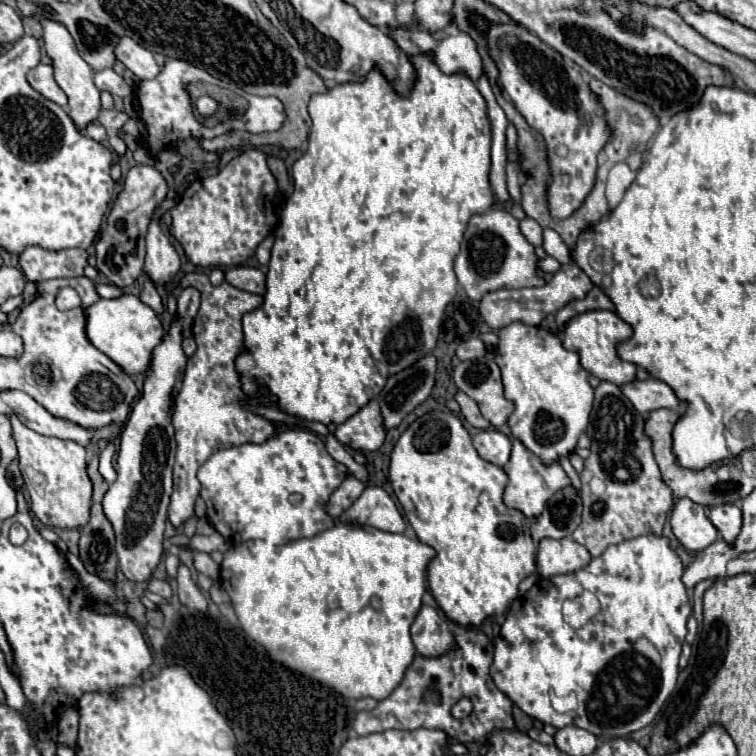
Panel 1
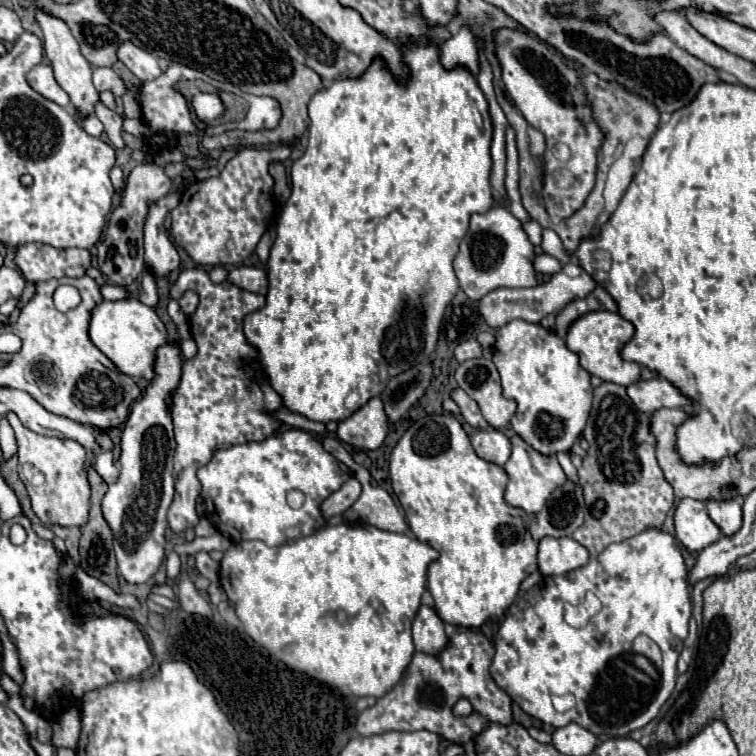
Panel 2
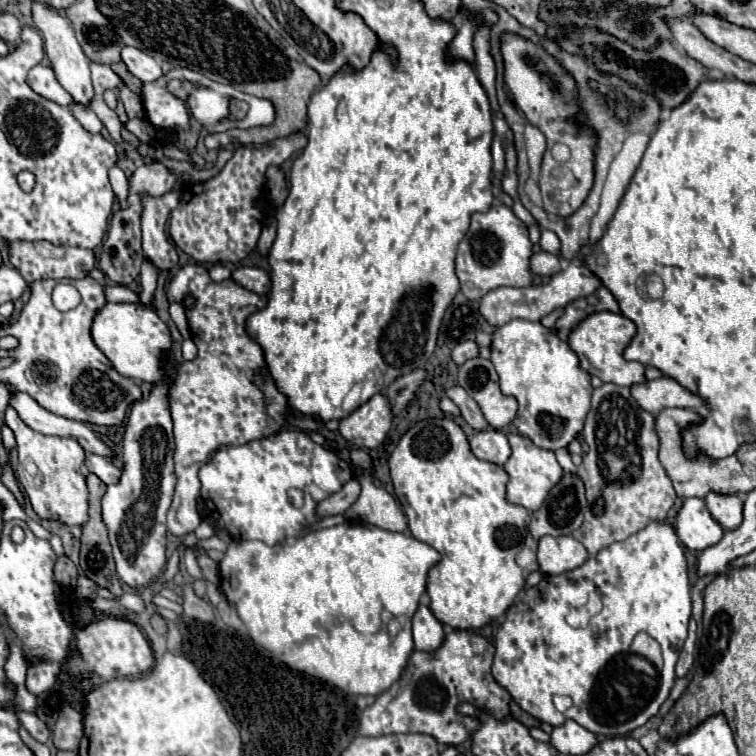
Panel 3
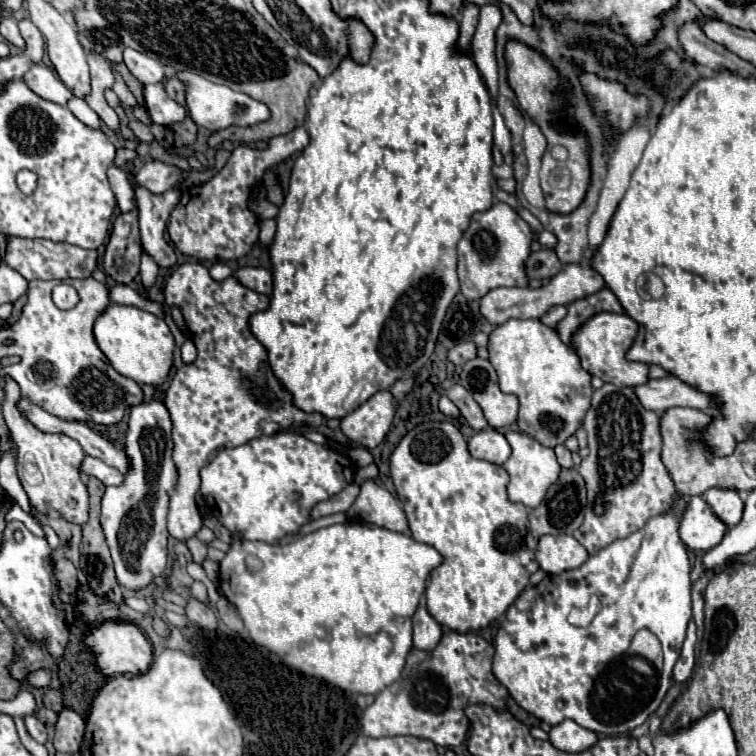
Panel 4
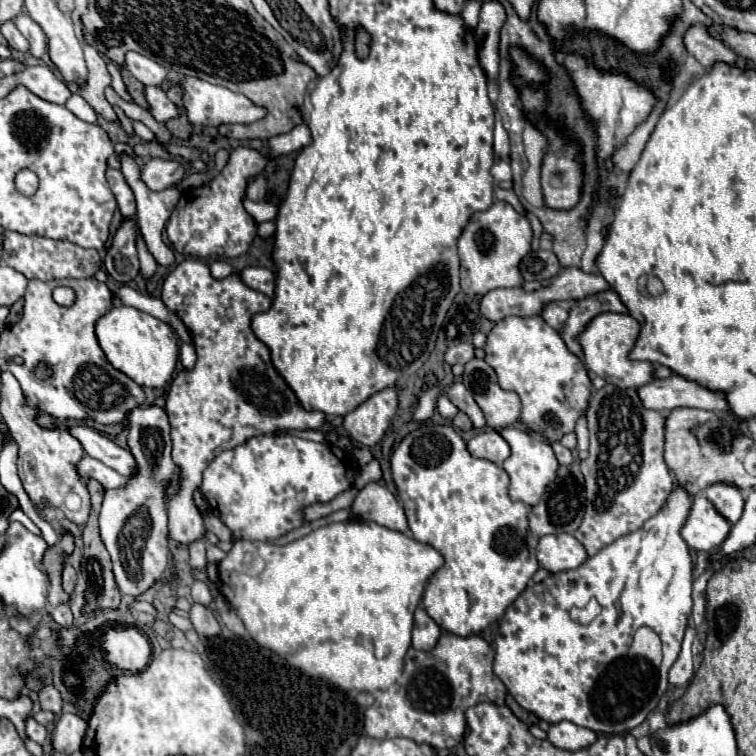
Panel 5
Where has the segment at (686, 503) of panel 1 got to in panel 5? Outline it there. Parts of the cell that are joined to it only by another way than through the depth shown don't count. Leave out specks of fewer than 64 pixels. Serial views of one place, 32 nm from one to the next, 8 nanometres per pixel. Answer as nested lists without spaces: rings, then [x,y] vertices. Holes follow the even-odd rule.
[[[696,494],[682,538],[692,550],[712,550],[726,540],[730,528],[732,524],[712,506],[712,502],[704,494]]]

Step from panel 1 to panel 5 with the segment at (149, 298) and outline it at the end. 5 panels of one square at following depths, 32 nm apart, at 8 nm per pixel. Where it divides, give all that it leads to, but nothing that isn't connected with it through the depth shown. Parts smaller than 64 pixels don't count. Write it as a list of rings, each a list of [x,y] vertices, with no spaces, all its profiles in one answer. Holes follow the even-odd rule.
[[[136,230],[136,234],[138,234],[138,238],[136,238],[136,248],[138,248],[138,258],[140,258],[140,270],[142,270],[144,278],[150,278],[150,276],[154,274],[154,270],[156,270],[156,260],[154,260],[154,256],[148,252],[140,230]]]

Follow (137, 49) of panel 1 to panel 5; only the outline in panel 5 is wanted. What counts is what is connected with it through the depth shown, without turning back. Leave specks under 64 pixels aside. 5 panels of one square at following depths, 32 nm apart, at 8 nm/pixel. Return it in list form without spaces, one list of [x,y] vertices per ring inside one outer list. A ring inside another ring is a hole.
[[[136,52],[126,54],[126,68],[144,86],[162,86],[168,76],[166,68],[162,68],[158,62],[150,60],[142,54],[136,54]]]

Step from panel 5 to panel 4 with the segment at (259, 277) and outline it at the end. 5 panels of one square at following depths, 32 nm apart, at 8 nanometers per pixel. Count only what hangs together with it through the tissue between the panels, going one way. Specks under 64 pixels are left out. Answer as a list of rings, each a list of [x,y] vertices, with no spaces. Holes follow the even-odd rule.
[[[240,268],[234,274],[246,288],[258,294],[272,294],[272,272],[266,268]]]

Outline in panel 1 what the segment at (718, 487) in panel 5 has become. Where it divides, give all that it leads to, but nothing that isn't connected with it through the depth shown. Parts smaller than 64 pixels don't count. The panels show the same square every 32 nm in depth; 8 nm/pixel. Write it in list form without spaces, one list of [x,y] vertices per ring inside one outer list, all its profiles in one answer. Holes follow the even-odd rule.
[[[722,504],[722,506],[710,506],[708,518],[718,528],[720,538],[726,542],[734,542],[742,528],[742,512],[736,504]]]

